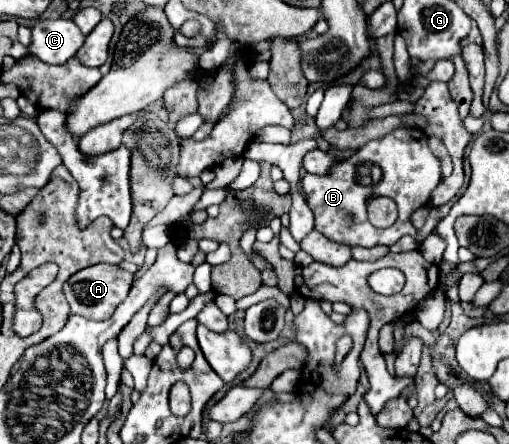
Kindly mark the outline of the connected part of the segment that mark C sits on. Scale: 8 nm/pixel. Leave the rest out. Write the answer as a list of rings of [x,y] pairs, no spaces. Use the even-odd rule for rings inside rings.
[[[68,18],[38,20],[32,28],[32,42],[28,50],[46,64],[64,64],[76,56],[84,40],[86,36]]]

